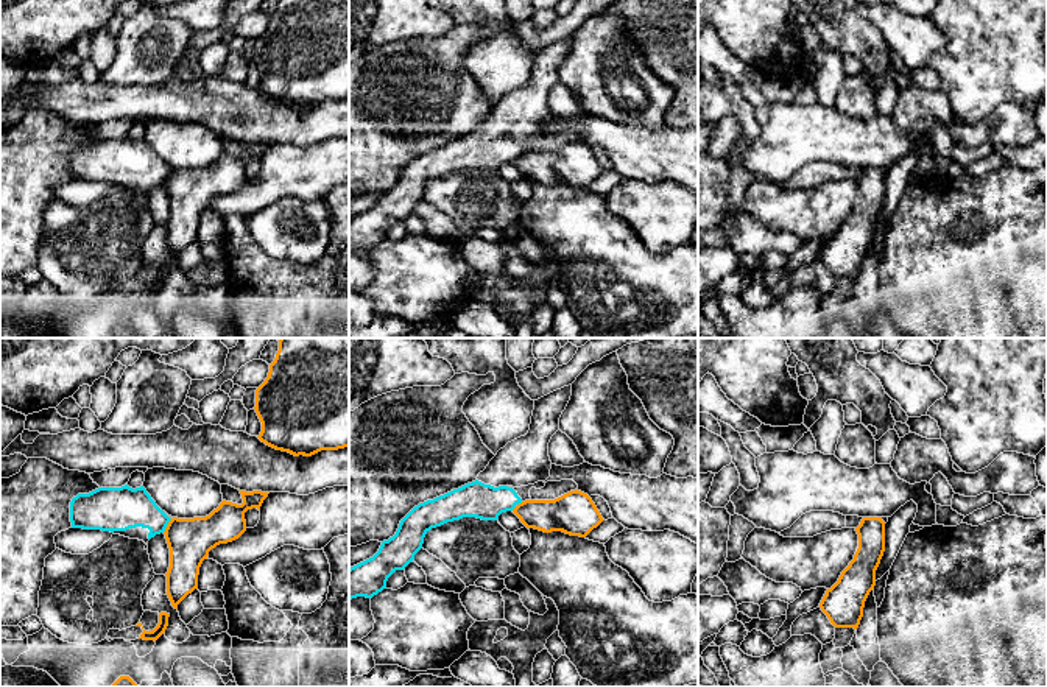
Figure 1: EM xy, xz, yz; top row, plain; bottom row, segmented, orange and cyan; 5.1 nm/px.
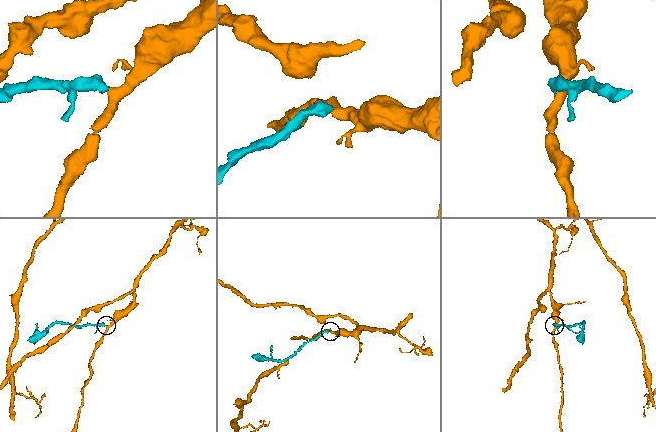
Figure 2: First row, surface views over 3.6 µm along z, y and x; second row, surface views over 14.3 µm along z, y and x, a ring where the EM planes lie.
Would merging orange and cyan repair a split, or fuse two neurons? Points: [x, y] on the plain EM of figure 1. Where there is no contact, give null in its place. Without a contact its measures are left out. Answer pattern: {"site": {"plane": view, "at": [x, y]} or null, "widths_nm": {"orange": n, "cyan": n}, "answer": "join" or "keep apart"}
{"site": {"plane": "xy", "at": [167, 176]}, "widths_nm": {"orange": 220, "cyan": 220}, "answer": "keep apart"}

